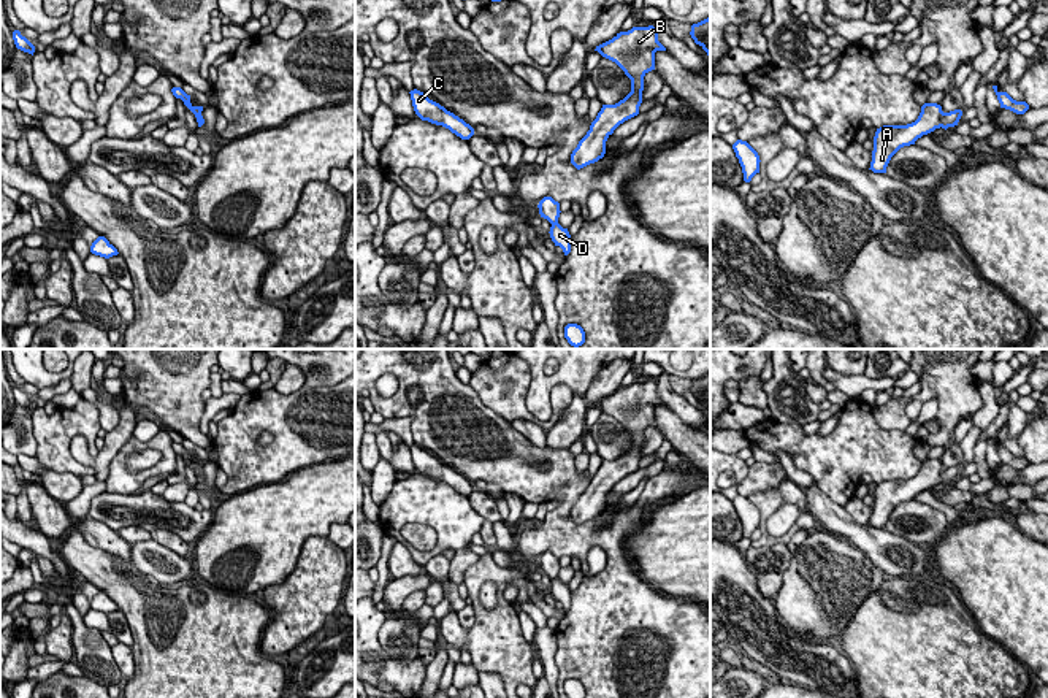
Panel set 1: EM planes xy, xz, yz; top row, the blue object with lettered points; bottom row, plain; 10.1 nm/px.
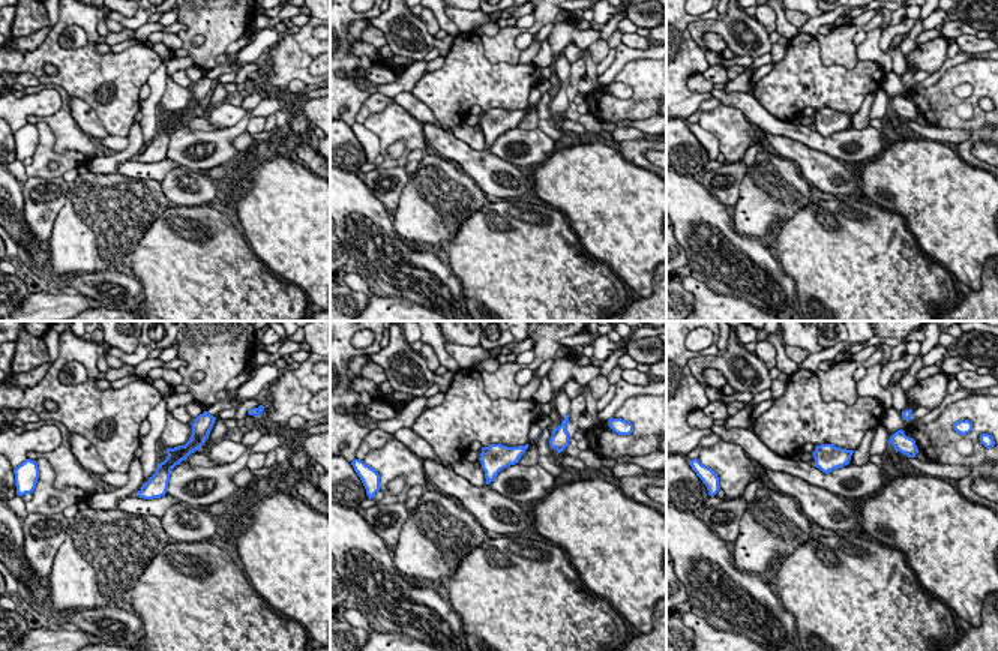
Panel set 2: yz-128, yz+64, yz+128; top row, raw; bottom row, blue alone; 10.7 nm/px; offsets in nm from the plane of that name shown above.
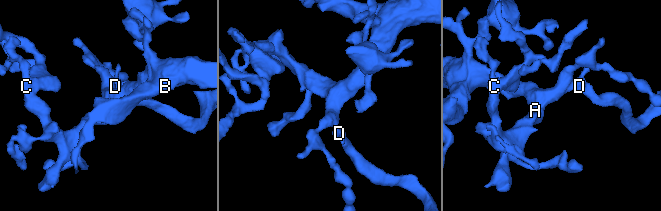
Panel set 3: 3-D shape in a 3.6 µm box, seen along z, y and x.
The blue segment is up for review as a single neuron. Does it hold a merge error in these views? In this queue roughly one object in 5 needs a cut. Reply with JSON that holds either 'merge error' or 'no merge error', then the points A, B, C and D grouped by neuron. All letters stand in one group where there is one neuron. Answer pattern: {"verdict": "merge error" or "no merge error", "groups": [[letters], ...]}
{"verdict": "no merge error", "groups": [["A", "B", "C", "D"]]}

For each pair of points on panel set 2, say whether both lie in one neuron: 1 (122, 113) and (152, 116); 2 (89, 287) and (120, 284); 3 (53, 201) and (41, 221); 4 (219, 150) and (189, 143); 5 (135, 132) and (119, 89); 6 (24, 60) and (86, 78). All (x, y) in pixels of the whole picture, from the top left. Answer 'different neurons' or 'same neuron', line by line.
1: different neurons
2: same neuron
3: same neuron
4: same neuron
5: different neurons
6: same neuron

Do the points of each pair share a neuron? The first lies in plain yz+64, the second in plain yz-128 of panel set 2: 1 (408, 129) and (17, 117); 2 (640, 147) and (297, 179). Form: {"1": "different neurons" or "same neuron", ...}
{"1": "different neurons", "2": "different neurons"}

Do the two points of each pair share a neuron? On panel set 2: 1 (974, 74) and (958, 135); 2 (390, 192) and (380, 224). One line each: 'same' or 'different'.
1: different
2: different

